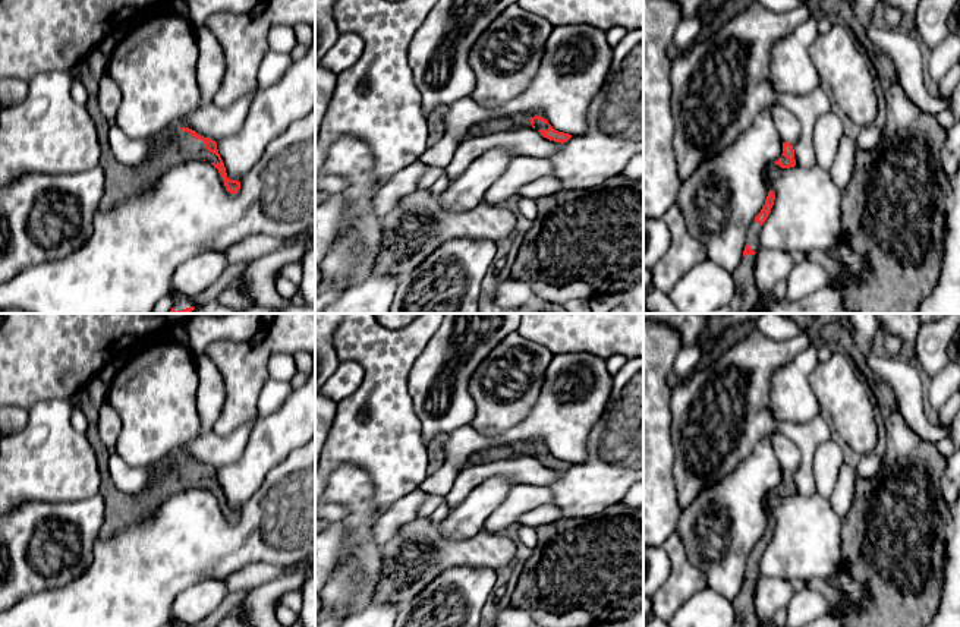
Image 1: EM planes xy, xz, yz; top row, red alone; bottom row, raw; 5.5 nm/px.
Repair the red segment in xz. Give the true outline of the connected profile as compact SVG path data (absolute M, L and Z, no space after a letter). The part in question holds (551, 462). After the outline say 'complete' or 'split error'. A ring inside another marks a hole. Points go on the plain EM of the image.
M541 444L531 445L529 450L531 450L531 453L532 453L533 457L536 457L544 466L547 466L550 469L564 472L564 470L567 470L572 466L572 463L569 463L569 461L555 459L548 451L548 448L545 448Z | split error

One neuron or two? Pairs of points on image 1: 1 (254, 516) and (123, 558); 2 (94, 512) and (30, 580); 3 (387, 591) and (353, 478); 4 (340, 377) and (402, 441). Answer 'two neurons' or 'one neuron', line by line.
1: one neuron
2: one neuron
3: two neurons
4: two neurons

